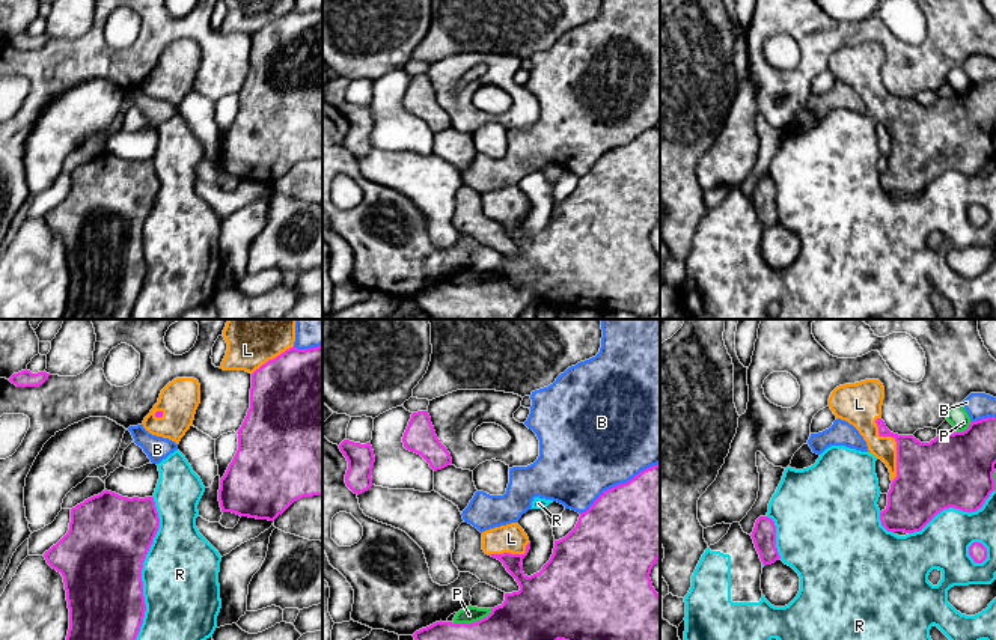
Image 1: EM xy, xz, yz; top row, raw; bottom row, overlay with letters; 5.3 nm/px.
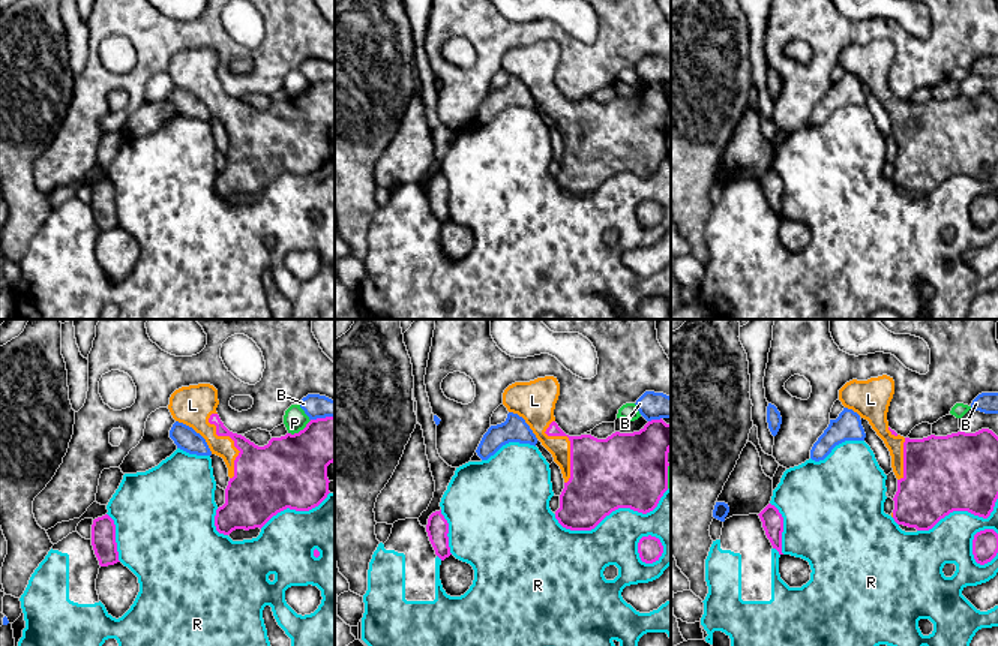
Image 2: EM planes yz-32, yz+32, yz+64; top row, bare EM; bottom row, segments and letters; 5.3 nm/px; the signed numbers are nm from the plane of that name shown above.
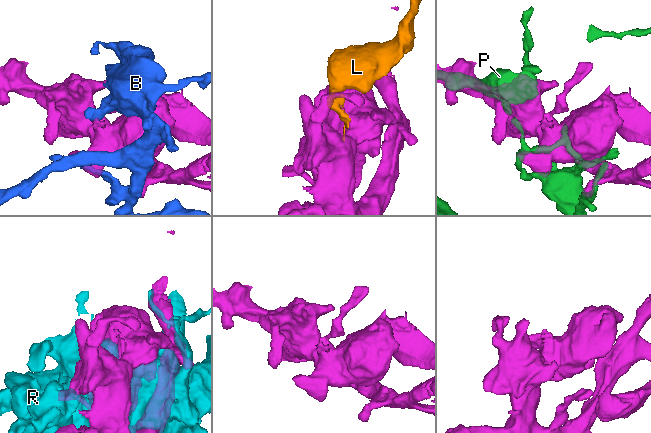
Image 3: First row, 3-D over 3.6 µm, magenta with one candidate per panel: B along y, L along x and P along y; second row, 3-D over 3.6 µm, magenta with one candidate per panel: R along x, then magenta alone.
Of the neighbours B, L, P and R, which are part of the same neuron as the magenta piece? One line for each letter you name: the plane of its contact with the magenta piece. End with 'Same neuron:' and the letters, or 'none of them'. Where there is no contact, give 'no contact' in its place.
L: contact in yz
Same neuron: L

